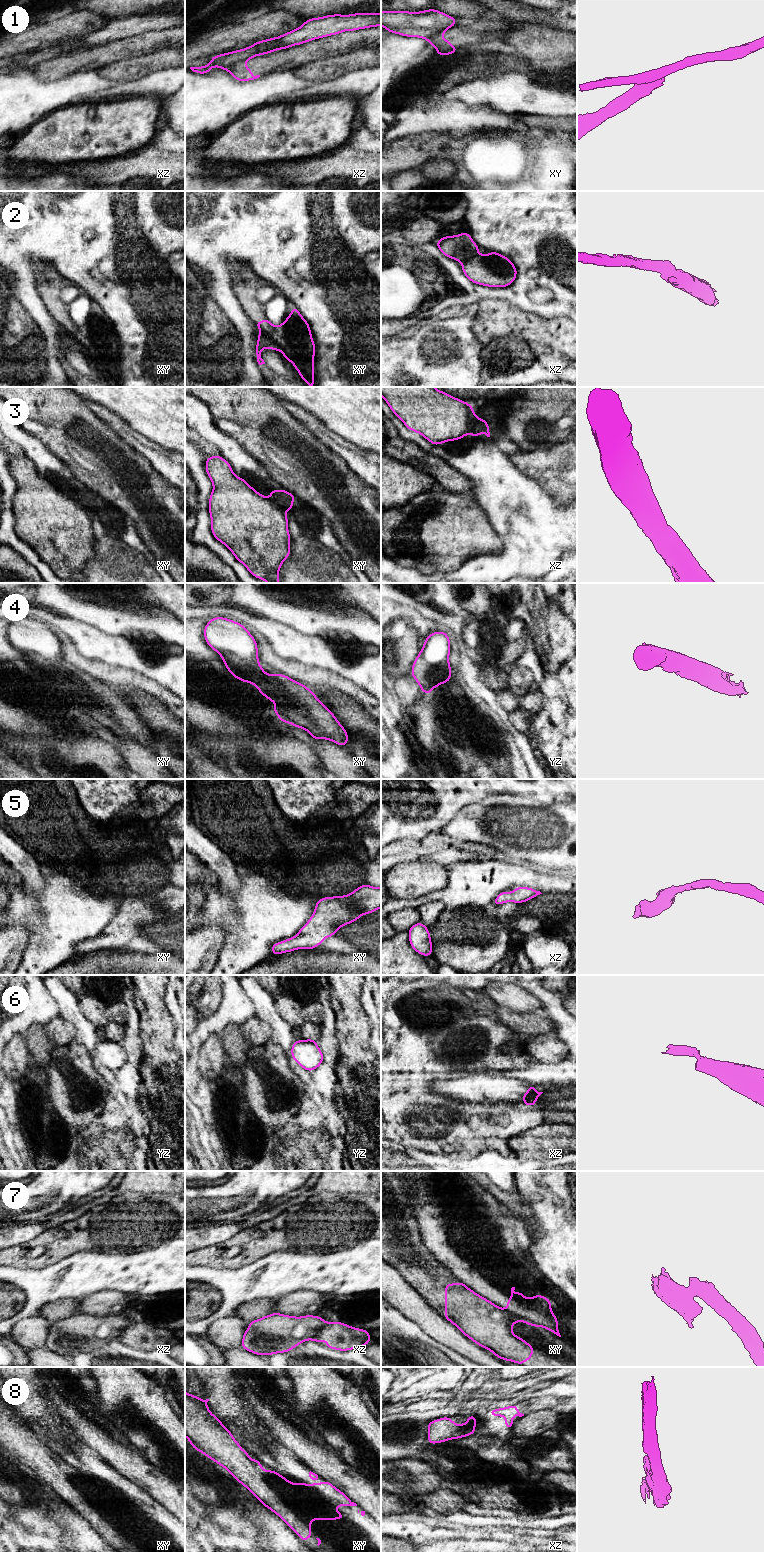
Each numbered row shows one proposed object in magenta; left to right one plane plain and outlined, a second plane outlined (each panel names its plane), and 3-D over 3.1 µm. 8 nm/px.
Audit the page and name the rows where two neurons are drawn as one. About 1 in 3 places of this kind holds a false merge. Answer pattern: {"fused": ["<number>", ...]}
{"fused": ["1", "2", "3", "6", "7"]}

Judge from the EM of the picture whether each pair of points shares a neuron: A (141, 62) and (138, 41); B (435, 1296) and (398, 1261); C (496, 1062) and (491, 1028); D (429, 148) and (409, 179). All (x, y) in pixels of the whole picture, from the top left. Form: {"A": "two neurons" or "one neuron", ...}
{"A": "two neurons", "B": "one neuron", "C": "one neuron", "D": "two neurons"}

